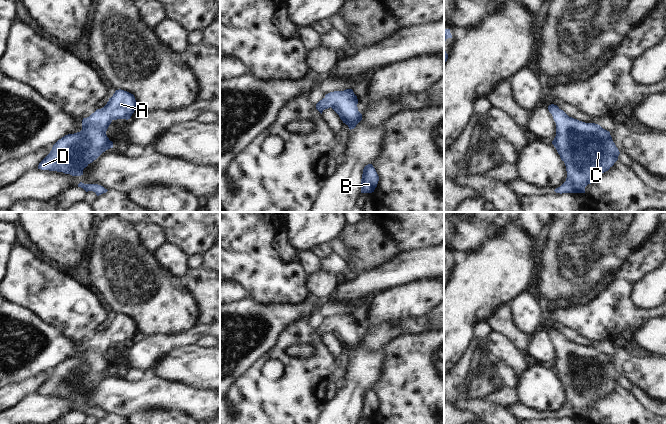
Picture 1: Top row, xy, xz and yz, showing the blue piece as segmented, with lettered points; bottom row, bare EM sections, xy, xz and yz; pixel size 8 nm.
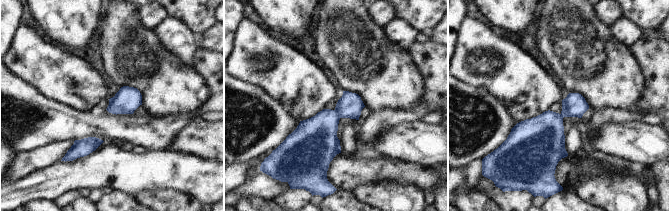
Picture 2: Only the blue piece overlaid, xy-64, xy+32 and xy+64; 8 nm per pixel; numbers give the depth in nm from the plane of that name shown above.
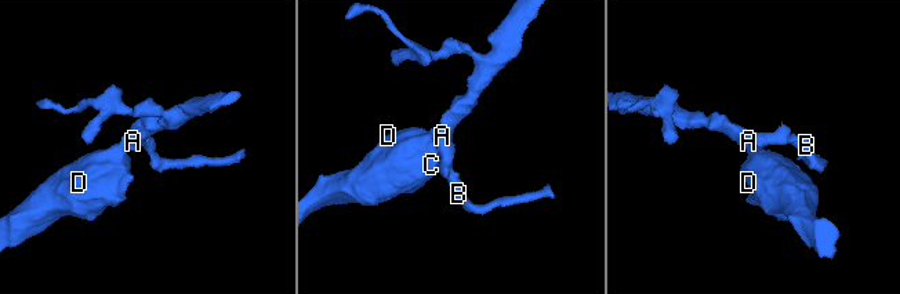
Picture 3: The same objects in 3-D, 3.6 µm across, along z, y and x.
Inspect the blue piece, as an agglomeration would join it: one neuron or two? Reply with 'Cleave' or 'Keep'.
Keep

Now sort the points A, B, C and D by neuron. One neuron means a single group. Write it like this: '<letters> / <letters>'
A B C D

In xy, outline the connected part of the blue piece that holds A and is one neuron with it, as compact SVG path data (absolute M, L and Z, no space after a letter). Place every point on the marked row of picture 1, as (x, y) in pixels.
M116 90L107 104L89 117L83 118L82 130L59 139L38 169L83 175L83 170L103 152L113 148L106 131L113 120L130 119L137 109L133 94Z

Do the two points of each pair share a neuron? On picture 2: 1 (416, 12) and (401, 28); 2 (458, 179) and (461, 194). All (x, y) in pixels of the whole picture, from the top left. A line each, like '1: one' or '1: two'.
1: two
2: two

